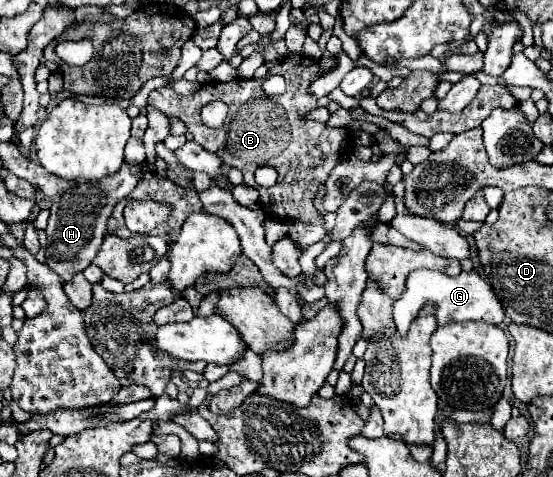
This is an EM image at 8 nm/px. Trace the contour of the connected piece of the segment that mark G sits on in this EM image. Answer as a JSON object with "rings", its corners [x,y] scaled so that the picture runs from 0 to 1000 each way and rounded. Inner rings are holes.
{"rings":[[[759,562],[759,566],[749,566],[738,579],[734,612],[727,616],[727,625],[720,625],[712,633],[712,679],[716,679],[716,692],[727,704],[738,696],[741,675],[752,667],[752,658],[759,654],[759,646],[770,633],[788,637],[788,671],[792,671],[792,679],[839,675],[839,671],[875,671],[882,679],[901,683],[901,679],[911,675],[908,633],[904,633],[901,616],[893,612],[893,604],[868,574],[861,574],[861,570],[832,570],[828,579],[810,579],[810,574],[799,574],[792,566]]]}

